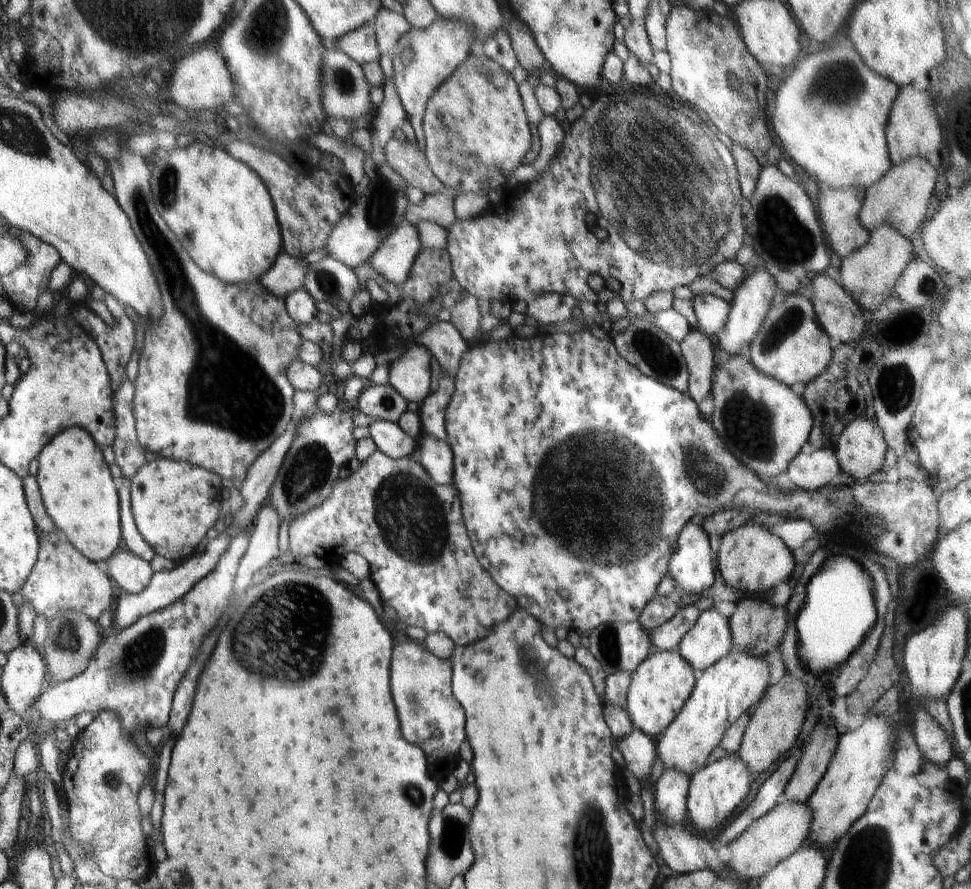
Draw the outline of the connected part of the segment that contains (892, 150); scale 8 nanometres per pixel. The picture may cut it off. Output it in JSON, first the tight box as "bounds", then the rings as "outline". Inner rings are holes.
{"bounds":[885,85,942,171],"outline":[[[912,85],[900,87],[898,96],[891,106],[885,129],[891,164],[902,164],[904,160],[910,160],[914,156],[922,156],[936,168],[936,171],[942,166],[942,156],[940,156],[942,130],[938,124],[934,104],[924,90],[920,92],[920,89]]]}

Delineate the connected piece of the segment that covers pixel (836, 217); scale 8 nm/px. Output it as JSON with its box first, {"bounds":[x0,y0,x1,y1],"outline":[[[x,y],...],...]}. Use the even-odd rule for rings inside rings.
{"bounds":[820,188,870,256],"outline":[[[826,188],[820,194],[820,214],[822,217],[822,226],[828,246],[840,256],[850,256],[854,250],[863,248],[870,239],[870,232],[860,224],[858,214],[862,208],[864,200],[864,190],[862,188]]]}

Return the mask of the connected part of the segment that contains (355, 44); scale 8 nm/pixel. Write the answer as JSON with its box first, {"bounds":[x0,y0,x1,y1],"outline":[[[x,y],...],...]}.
{"bounds":[336,22,381,65],"outline":[[[371,22],[344,34],[336,41],[336,48],[360,65],[379,61],[381,56]]]}

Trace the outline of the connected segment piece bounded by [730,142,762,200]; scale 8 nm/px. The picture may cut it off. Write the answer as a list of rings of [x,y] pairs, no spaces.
[[[732,142],[730,152],[734,156],[736,168],[738,168],[738,183],[741,194],[748,200],[756,190],[756,180],[758,180],[762,166],[758,164],[758,160],[752,156],[752,152],[748,152],[744,148],[744,144],[736,144]]]

